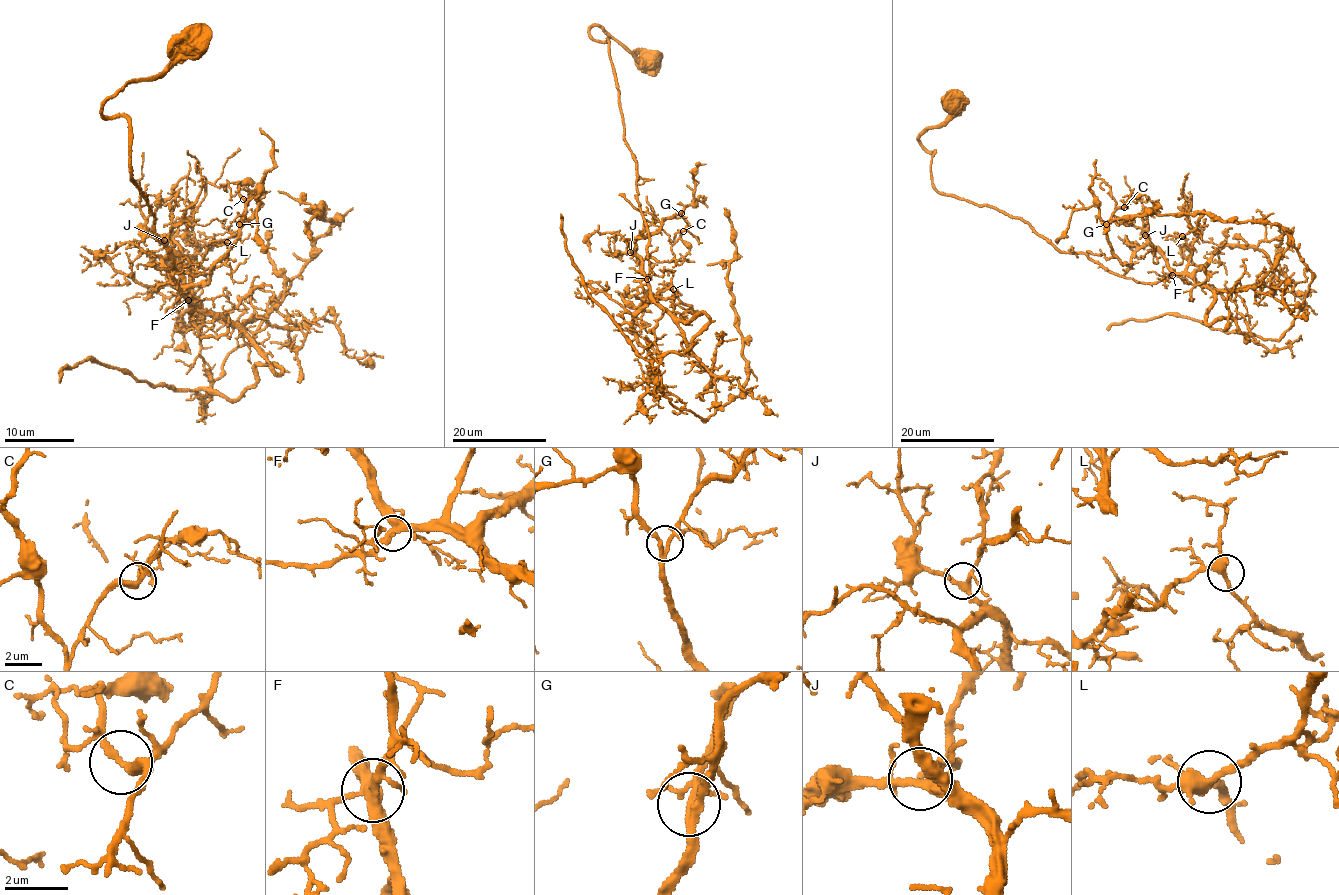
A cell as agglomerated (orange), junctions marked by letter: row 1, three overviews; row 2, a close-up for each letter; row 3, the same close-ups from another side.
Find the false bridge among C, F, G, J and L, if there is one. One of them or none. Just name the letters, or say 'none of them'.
none of them

